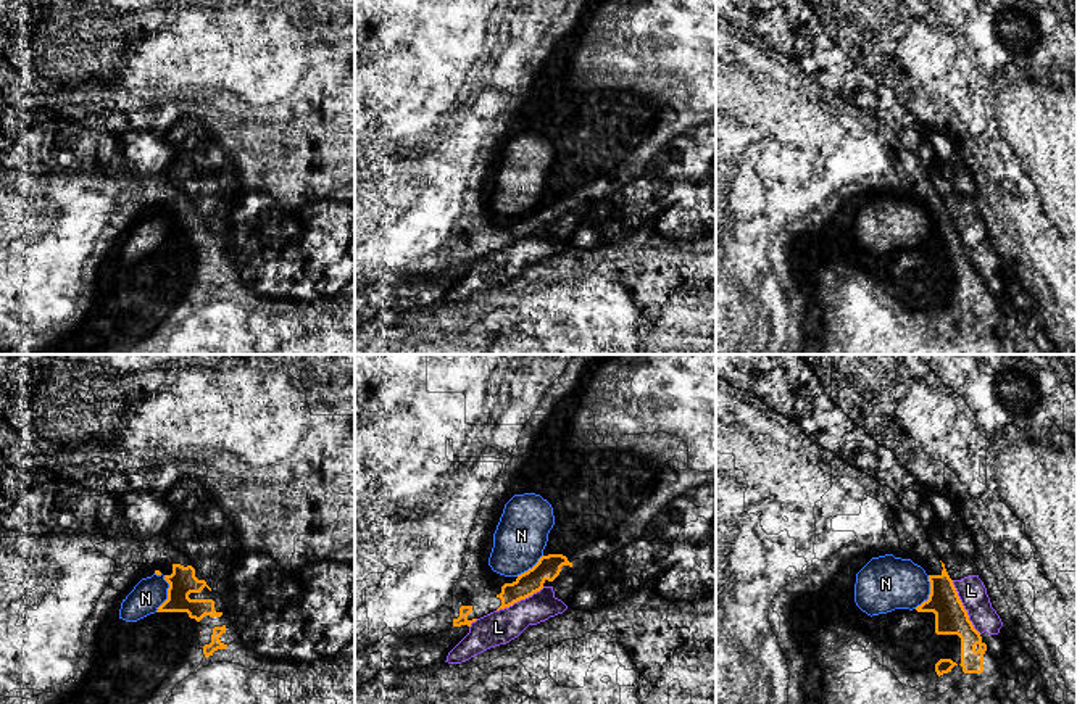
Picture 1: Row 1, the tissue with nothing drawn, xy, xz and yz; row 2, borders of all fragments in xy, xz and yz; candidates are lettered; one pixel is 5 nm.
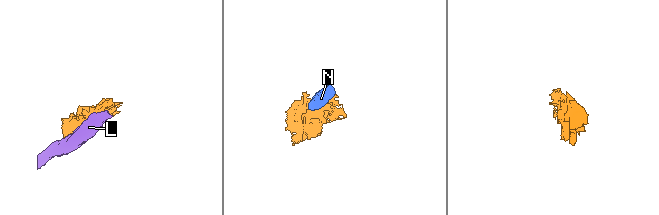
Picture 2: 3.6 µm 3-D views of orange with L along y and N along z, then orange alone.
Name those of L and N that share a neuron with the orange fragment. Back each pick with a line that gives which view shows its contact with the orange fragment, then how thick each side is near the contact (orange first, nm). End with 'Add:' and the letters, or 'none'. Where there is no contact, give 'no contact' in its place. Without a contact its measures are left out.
N: meets orange in xy; 140 nm thick on the orange side, 160 nm on the other
Add: N

